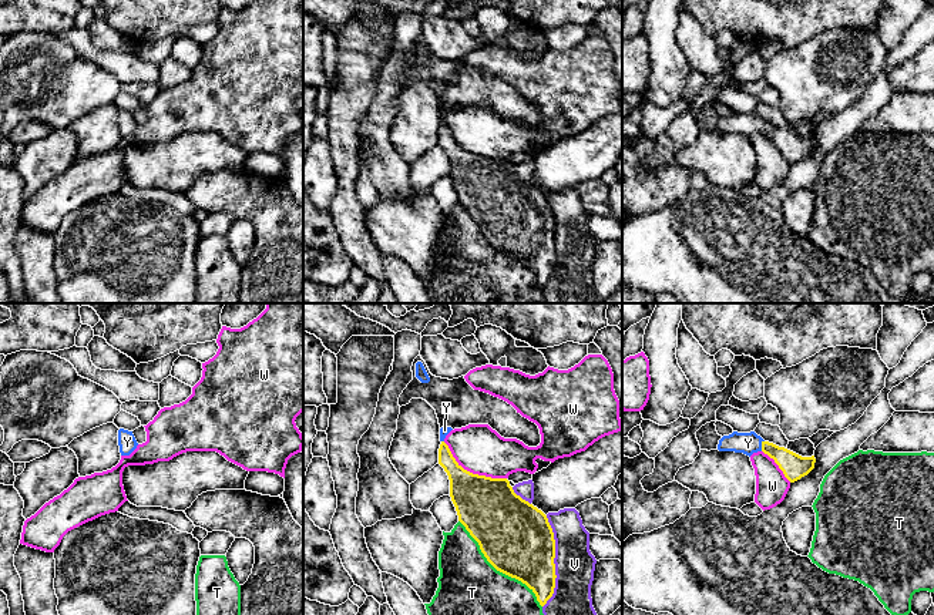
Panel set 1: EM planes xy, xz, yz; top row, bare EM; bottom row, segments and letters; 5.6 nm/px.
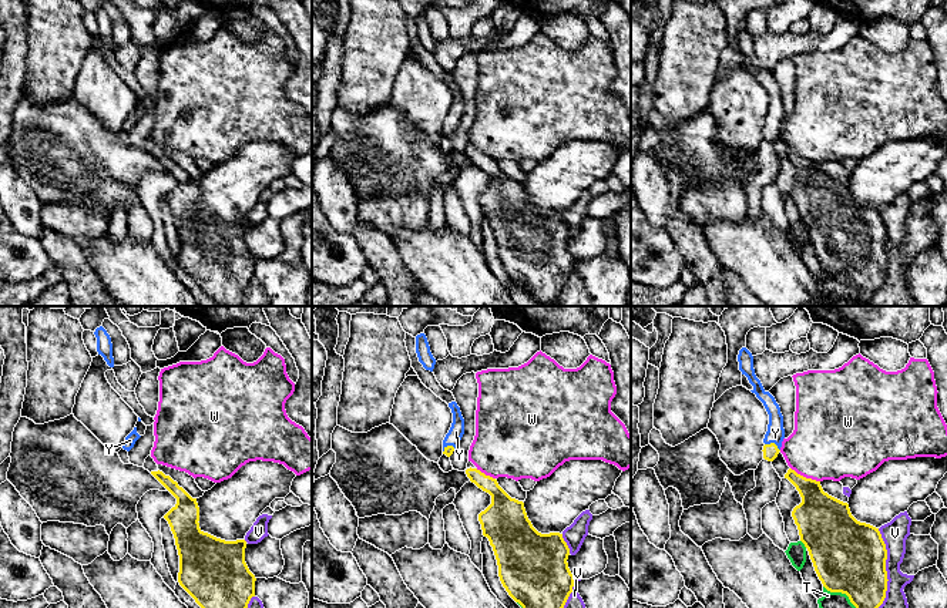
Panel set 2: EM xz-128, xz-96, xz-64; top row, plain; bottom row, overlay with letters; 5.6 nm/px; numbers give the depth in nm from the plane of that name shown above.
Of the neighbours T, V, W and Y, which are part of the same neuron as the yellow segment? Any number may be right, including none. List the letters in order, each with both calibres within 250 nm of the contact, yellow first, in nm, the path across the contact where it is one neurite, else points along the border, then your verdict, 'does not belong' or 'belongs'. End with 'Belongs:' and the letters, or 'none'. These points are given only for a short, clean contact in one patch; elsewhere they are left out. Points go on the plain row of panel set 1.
T: 400/500 nm | does not belong
V: 400/220 nm | does not belong
W: 340/280 nm | does not belong
Y: 140/130 nm | across yz (793, 147), (780, 135), (762, 127), (748, 124) | belongs
Belongs: Y

